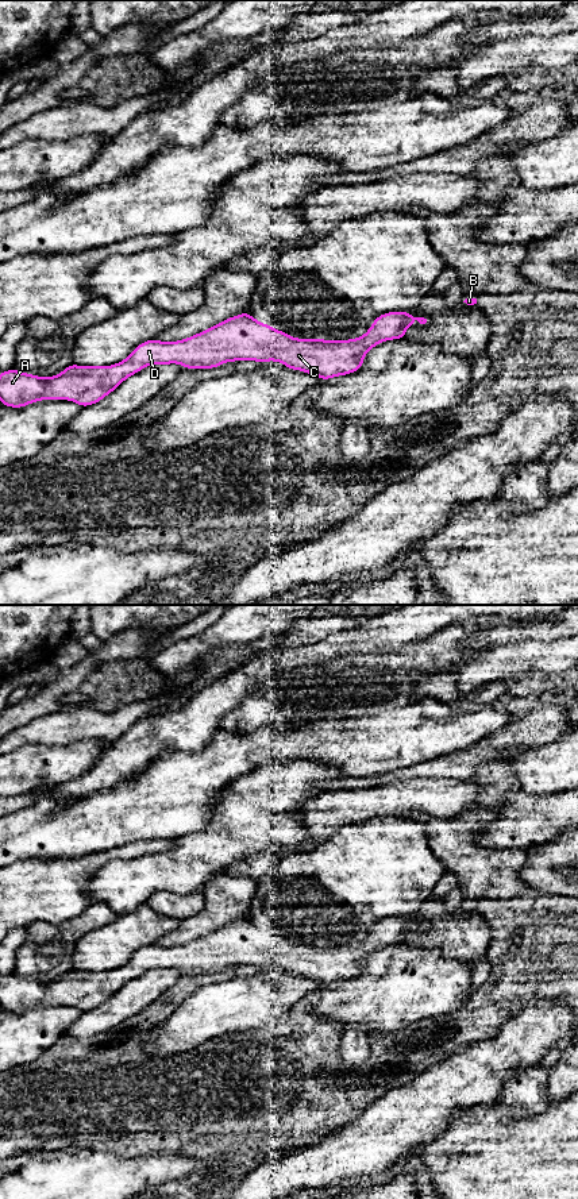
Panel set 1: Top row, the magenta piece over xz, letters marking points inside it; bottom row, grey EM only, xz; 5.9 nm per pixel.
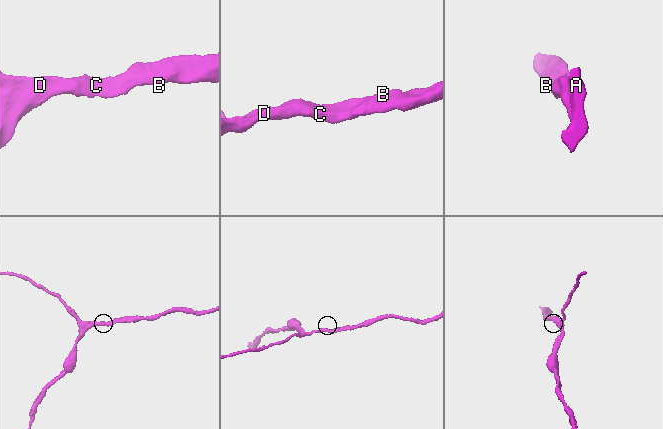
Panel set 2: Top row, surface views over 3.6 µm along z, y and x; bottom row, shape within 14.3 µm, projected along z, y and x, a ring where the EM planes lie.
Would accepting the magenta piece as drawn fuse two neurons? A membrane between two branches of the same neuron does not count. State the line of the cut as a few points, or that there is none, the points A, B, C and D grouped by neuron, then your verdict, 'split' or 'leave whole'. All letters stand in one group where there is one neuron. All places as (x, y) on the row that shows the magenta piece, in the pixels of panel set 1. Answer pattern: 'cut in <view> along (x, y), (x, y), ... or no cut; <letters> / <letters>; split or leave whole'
no cut; A B C D; leave whole

